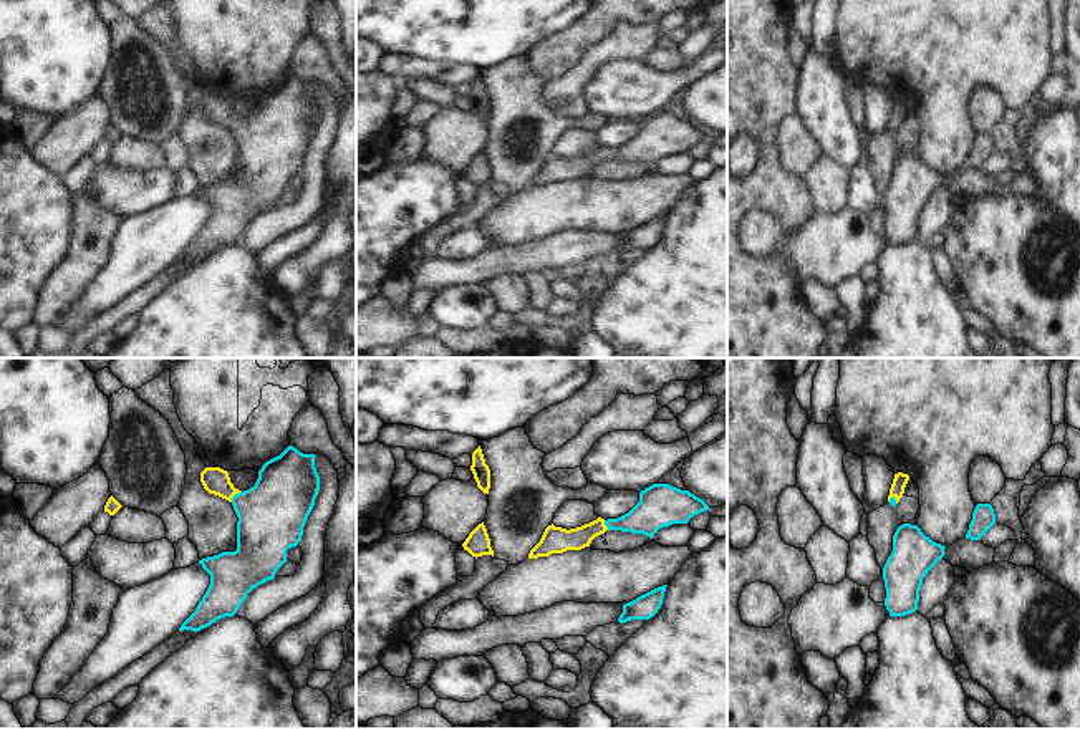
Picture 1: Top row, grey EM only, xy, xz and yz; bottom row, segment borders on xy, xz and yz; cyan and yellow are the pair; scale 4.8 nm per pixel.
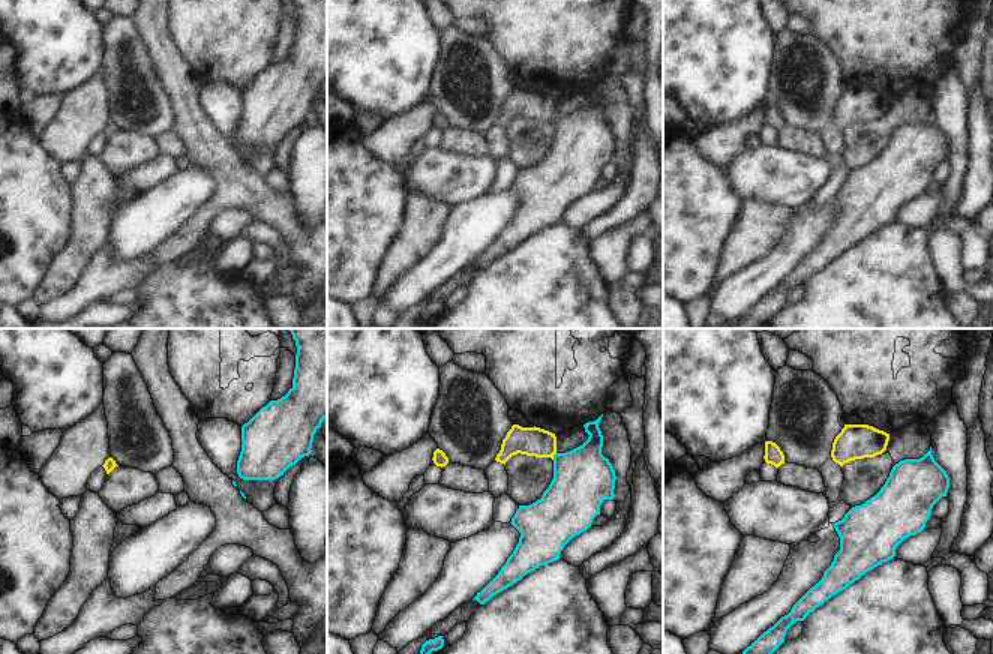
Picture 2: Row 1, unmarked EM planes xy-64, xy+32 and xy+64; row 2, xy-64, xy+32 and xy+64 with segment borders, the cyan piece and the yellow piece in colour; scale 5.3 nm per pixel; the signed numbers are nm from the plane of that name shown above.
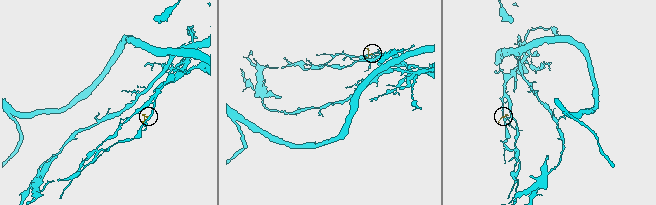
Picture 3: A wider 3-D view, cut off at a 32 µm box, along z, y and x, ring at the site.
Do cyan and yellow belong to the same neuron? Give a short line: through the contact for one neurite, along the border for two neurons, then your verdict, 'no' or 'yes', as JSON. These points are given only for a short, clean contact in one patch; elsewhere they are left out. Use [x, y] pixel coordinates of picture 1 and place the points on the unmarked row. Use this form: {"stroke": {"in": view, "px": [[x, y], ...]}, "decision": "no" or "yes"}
{"stroke": {"in": "xy", "px": [[272, 143], [252, 136], [234, 125], [216, 110]]}, "decision": "yes"}

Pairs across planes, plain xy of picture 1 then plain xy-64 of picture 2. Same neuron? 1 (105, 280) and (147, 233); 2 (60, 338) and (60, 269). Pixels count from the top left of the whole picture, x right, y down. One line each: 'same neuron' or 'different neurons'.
1: same neuron
2: different neurons

